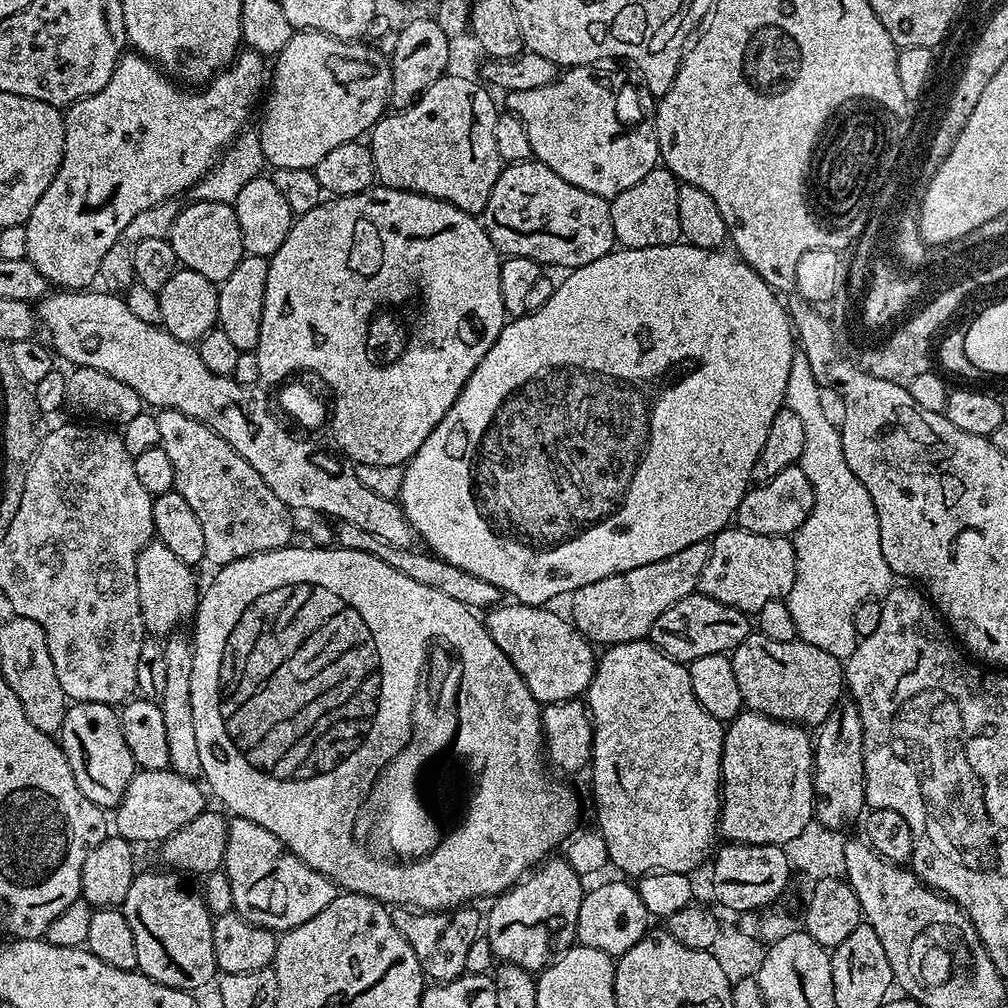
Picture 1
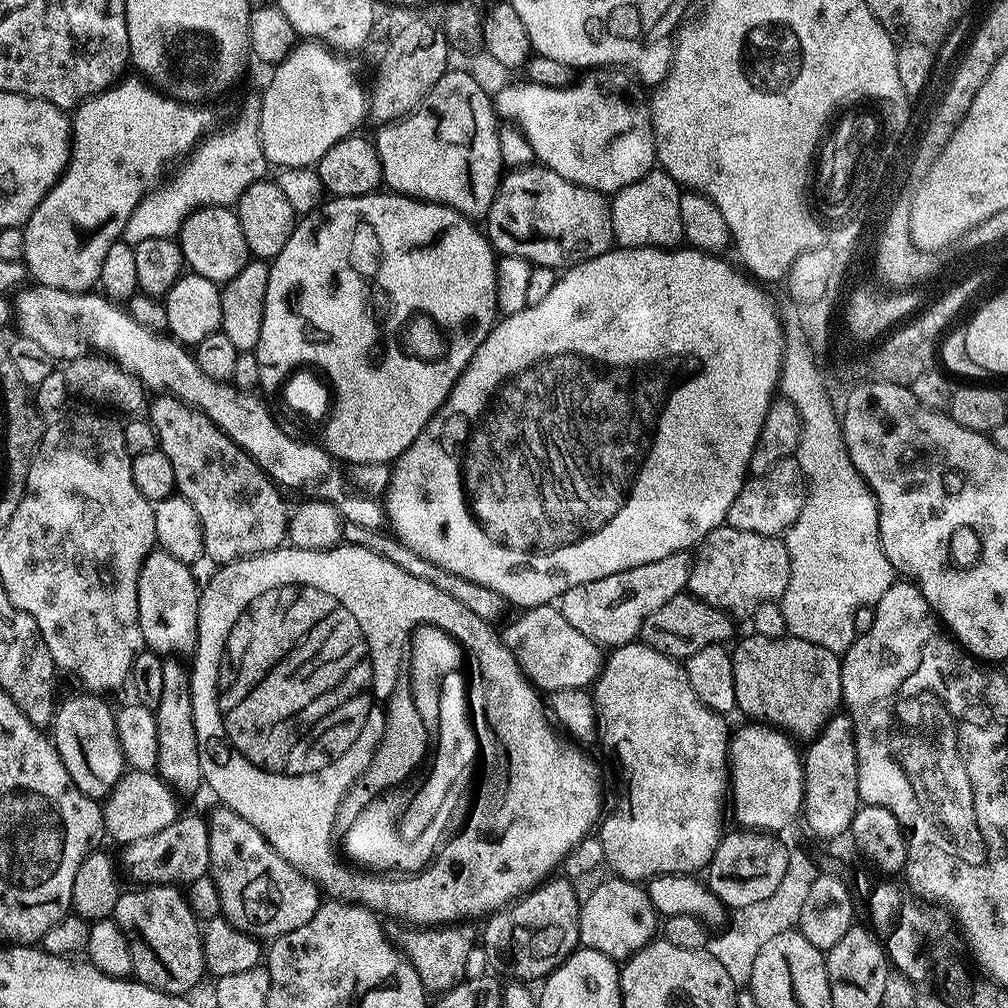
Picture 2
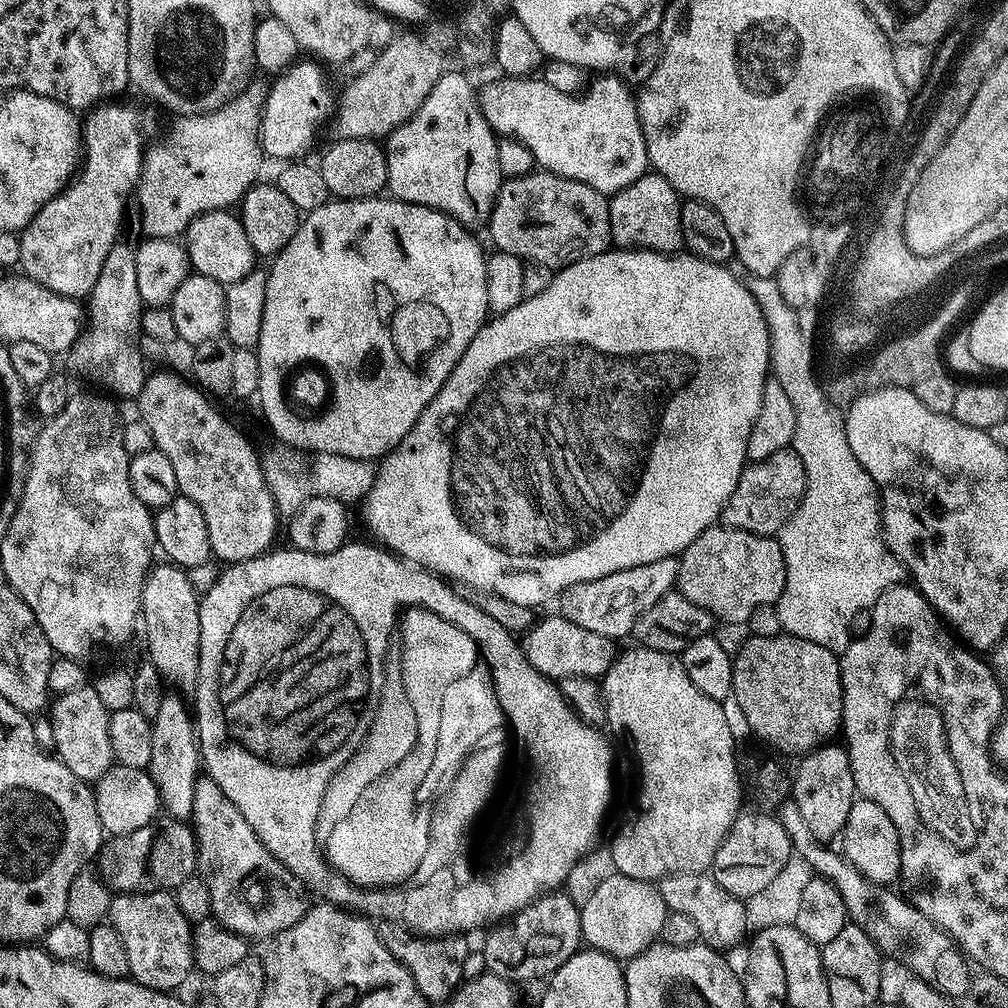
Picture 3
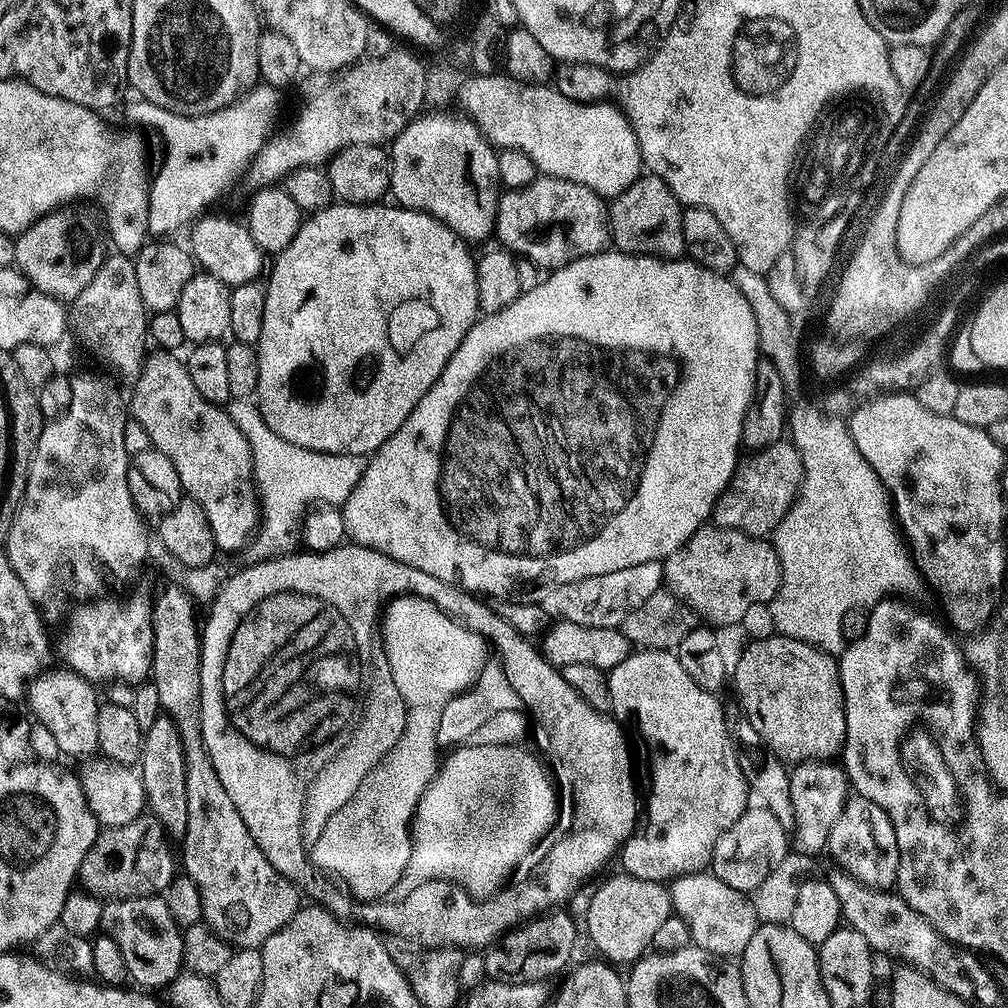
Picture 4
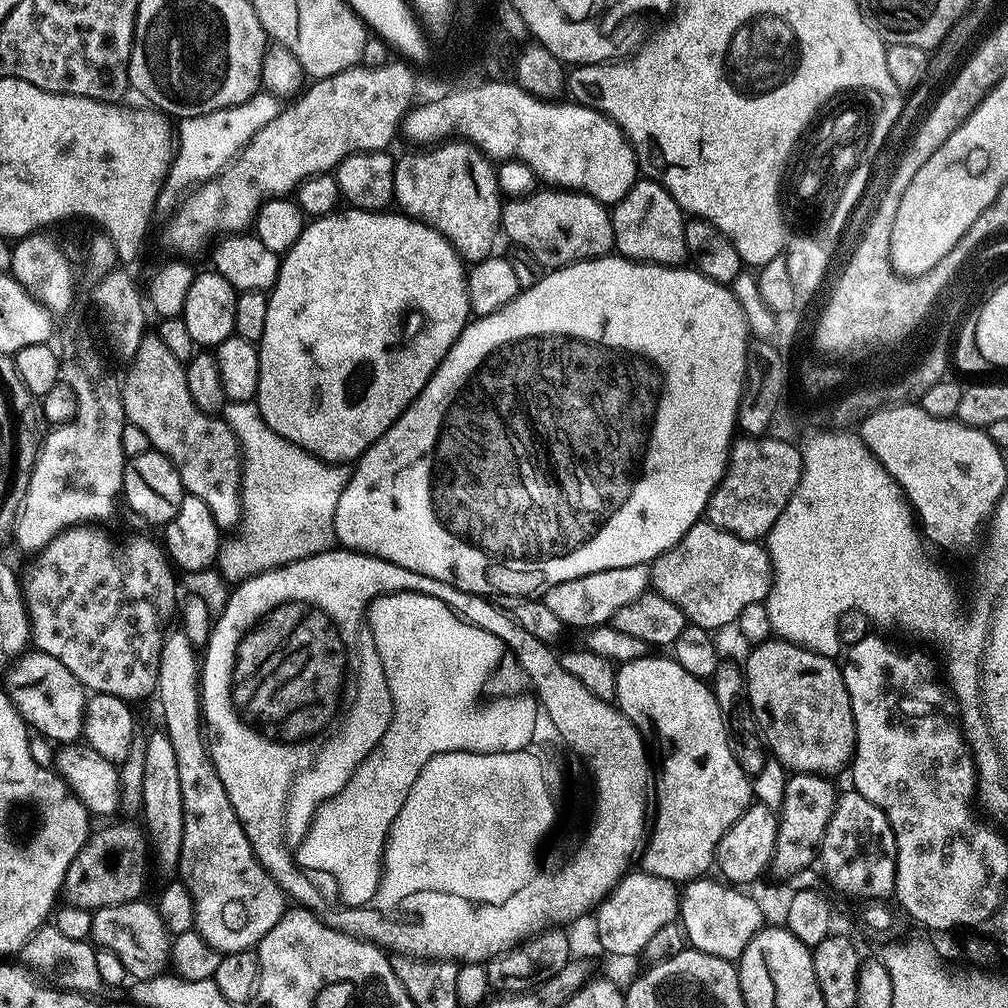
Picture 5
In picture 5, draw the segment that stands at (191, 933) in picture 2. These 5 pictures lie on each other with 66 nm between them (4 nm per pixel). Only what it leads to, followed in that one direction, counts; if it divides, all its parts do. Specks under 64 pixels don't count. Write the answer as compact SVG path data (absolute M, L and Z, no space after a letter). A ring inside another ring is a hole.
M145 899L128 900L118 906L97 908L92 912L91 943L118 956L129 977L137 981L163 976L170 962L170 934L162 922L155 903Z

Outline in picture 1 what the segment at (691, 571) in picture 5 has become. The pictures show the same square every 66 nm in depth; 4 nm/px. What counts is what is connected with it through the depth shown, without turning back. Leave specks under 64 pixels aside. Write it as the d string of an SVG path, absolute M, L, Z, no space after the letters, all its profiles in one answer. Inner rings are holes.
M729 526L711 537L710 545L709 556L701 570L699 595L709 596L726 606L755 614L762 610L762 606L766 606L766 602L784 600L790 594L796 577L796 545L788 536L754 534L739 526Z

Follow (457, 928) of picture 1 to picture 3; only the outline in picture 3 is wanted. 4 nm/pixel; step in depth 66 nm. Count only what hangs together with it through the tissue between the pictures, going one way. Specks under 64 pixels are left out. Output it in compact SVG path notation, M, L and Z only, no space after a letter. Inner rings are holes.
M394 920L379 921L376 924L376 933L382 946L386 946L386 950L390 950L390 954L394 954L394 958L399 960L402 966L406 966L406 970L410 974L410 978L414 978L414 986L418 986L422 998L426 998L429 1005L432 1006L447 1005L464 980L462 962L470 951L470 944L464 941L467 939L460 934L417 936Z

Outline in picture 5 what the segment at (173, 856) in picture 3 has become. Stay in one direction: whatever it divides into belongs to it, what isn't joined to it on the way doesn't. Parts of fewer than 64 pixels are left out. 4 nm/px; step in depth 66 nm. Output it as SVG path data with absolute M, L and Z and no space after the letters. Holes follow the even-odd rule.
M120 828L93 831L66 870L62 887L63 903L95 910L141 899L144 864L146 868L146 840L143 835L132 837Z

